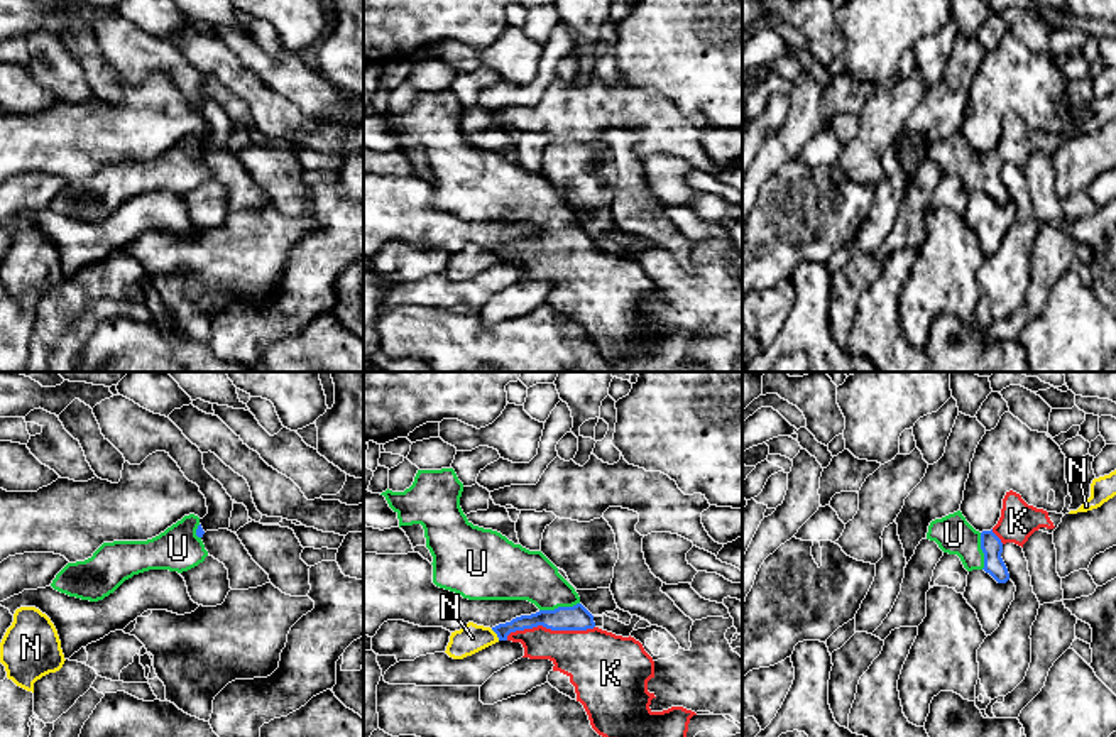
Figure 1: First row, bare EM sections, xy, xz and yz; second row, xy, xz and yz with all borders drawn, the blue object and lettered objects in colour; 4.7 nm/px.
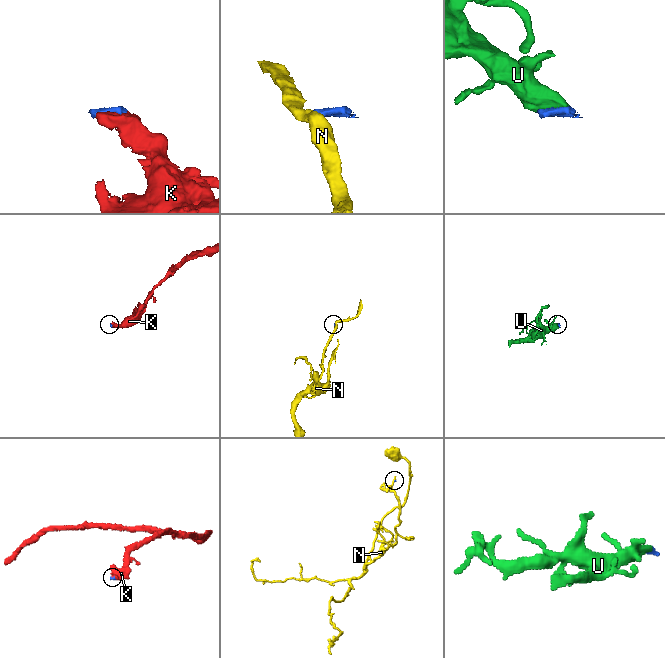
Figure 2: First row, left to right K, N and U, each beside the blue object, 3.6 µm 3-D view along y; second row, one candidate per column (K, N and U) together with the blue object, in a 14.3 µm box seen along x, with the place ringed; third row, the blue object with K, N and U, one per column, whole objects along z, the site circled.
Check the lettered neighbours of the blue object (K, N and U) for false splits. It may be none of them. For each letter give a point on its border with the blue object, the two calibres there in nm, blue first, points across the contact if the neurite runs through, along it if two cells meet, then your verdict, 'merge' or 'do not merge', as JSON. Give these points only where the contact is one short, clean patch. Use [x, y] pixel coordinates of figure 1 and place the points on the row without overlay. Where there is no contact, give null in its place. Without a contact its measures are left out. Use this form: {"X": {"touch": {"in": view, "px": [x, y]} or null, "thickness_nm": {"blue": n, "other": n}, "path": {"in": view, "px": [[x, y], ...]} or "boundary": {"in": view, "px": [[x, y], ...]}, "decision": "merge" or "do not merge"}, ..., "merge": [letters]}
{"K": {"touch": {"in": "xz", "px": [548, 249]}, "thickness_nm": {"blue": 120, "other": 280}, "decision": "merge"}, "N": {"touch": {"in": "xz", "px": [496, 254]}, "thickness_nm": {"blue": 80, "other": 140}, "boundary": {"in": "xz", "px": [[491, 251], [499, 261]]}, "decision": "do not merge"}, "U": {"touch": {"in": "xz", "px": [558, 229]}, "thickness_nm": {"blue": 120, "other": 260}, "decision": "merge"}, "merge": ["K", "U"]}

